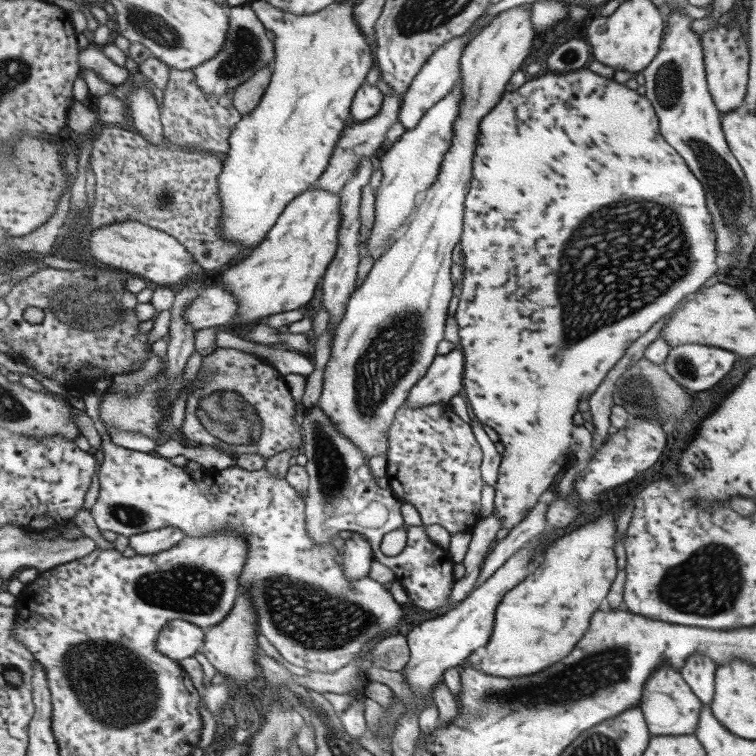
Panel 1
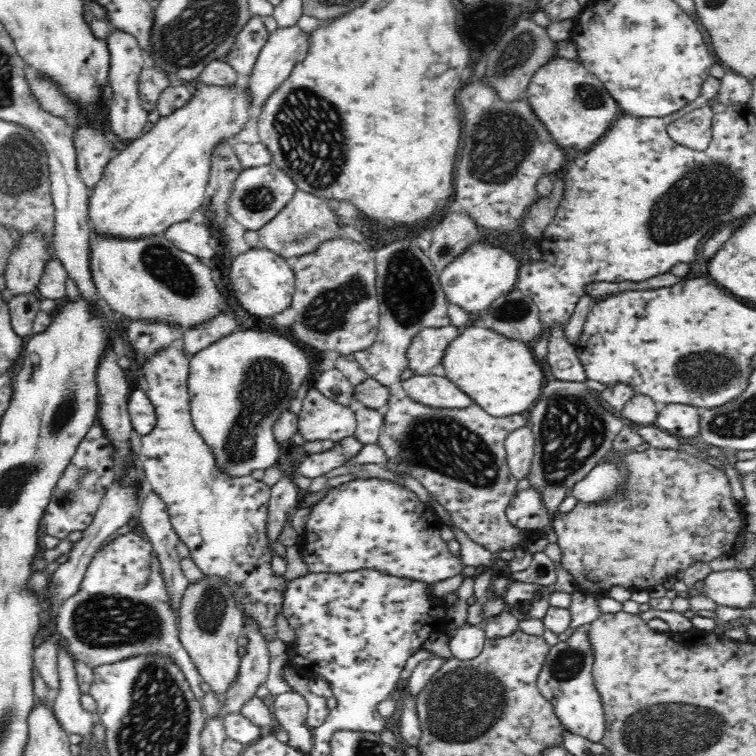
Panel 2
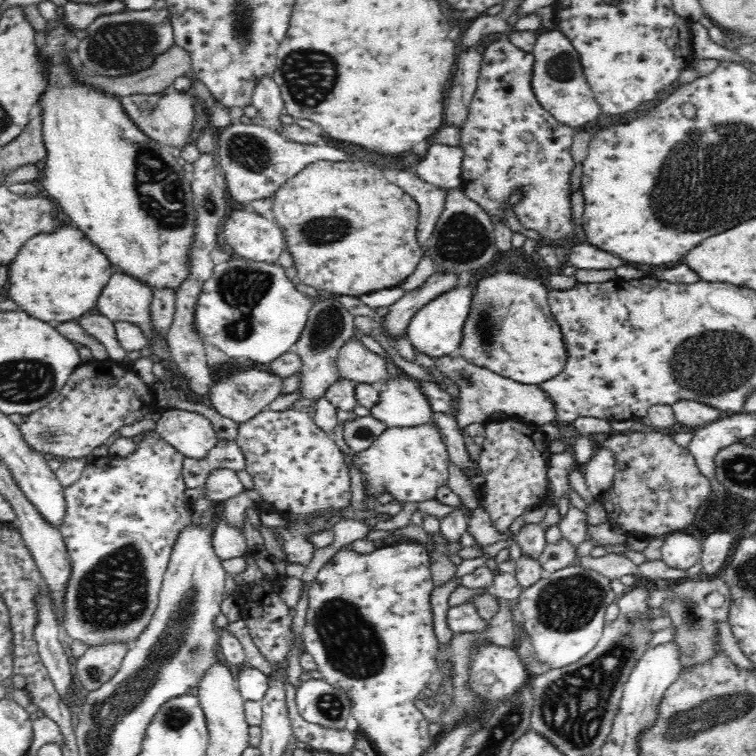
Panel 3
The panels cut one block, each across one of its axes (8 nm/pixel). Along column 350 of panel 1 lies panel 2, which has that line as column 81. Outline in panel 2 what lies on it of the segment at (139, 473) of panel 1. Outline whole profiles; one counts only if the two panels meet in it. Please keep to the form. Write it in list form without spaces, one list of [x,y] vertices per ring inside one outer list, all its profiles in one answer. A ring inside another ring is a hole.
[[[119,535],[93,554],[78,592],[60,608],[57,629],[67,653],[88,668],[148,654],[171,660],[186,677],[202,705],[205,694],[200,687],[202,676],[179,639],[179,613],[174,609],[172,595],[162,575],[158,553],[144,536]]]

